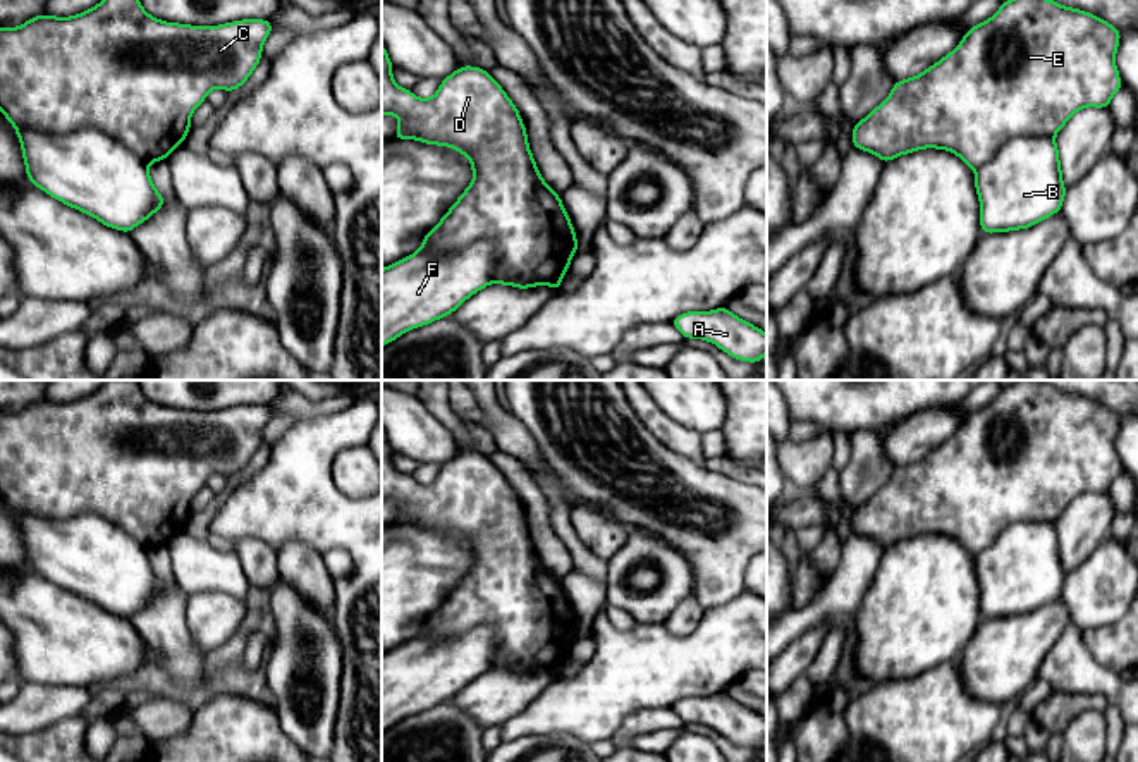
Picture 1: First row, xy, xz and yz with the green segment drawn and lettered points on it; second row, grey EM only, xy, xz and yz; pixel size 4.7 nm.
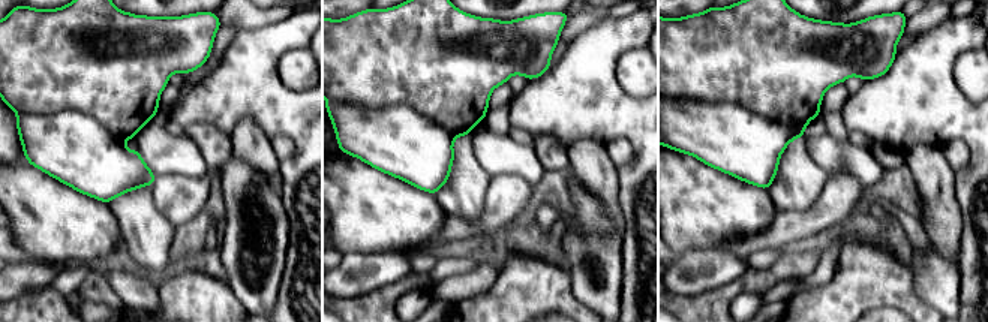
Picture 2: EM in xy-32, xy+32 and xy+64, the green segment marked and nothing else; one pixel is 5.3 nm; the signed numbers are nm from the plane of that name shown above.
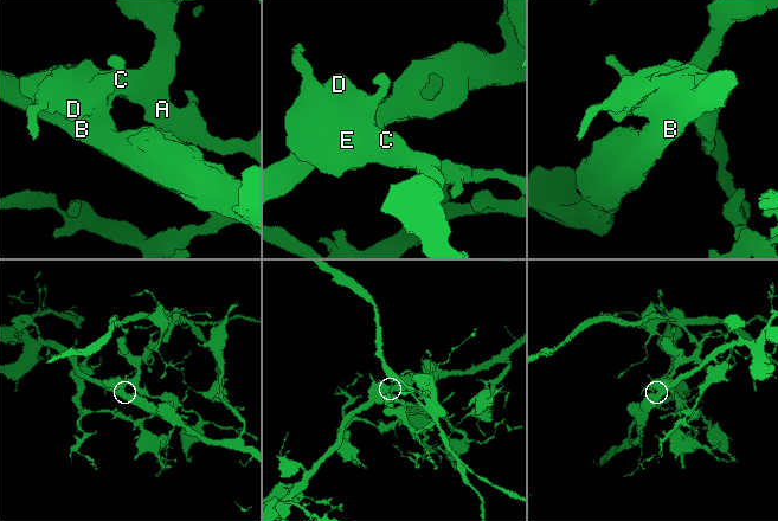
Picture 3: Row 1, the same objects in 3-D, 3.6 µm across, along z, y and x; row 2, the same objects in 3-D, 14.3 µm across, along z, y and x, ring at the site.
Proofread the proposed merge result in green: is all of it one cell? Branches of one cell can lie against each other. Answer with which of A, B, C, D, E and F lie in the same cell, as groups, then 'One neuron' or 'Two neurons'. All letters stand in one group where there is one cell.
Groups: A C D E / B F. Two neurons

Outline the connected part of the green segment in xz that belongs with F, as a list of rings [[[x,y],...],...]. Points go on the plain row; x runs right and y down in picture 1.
[[[476,626],[454,640],[416,636],[382,654],[382,733],[404,717],[450,702],[493,667],[497,635]]]

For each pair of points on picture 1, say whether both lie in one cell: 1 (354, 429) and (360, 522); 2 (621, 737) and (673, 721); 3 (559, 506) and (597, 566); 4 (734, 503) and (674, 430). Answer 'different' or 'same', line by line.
1: same
2: same
3: same
4: different

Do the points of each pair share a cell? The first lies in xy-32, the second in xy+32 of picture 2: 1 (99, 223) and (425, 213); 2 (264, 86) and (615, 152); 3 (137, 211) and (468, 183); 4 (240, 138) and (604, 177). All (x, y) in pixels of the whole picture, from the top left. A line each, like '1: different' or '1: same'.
1: same
2: different
3: same
4: same

